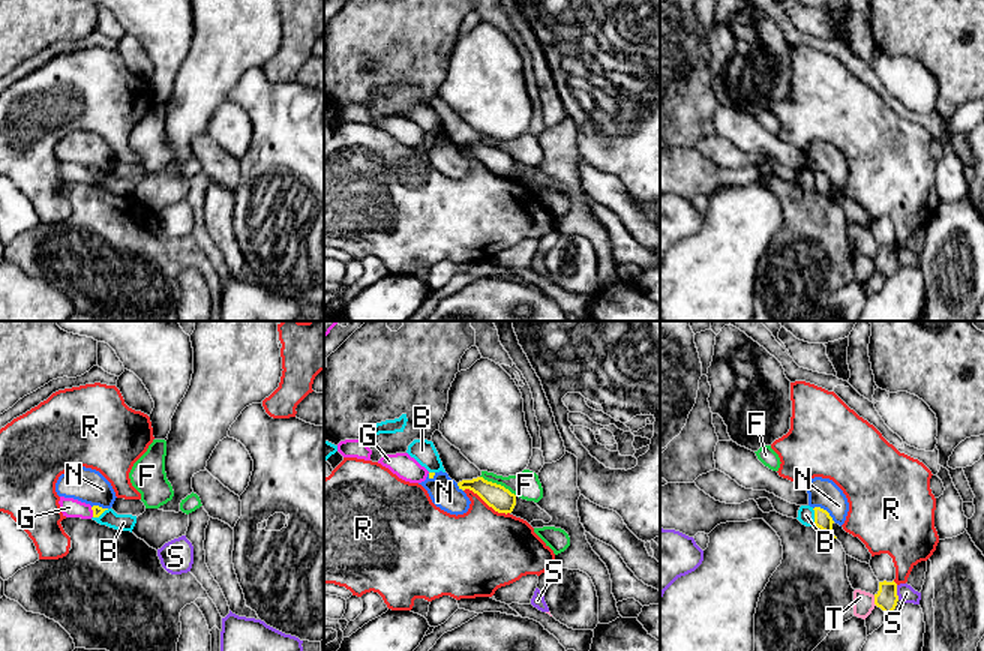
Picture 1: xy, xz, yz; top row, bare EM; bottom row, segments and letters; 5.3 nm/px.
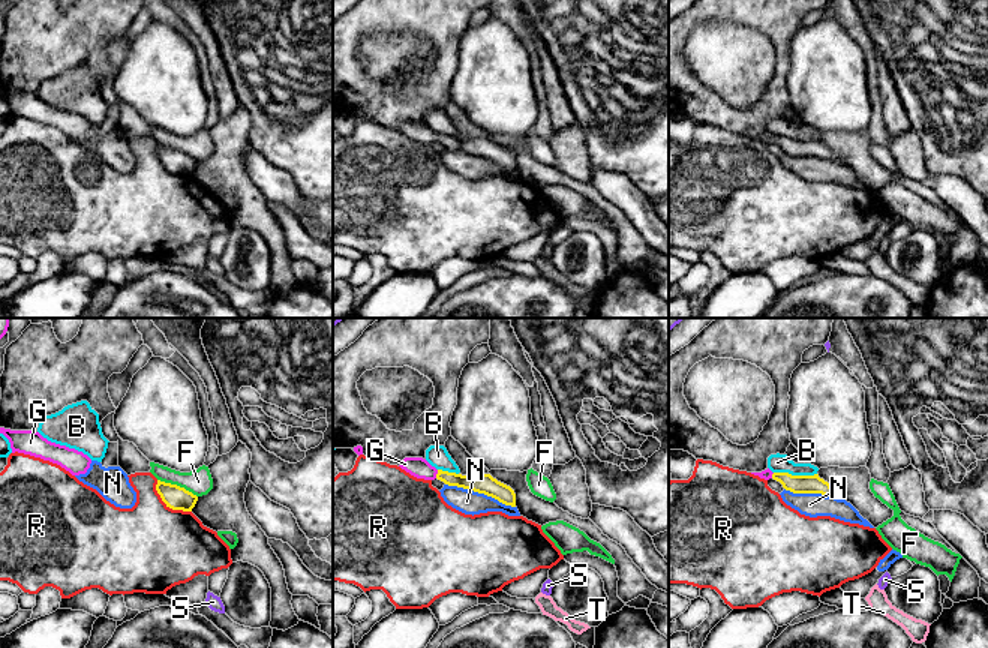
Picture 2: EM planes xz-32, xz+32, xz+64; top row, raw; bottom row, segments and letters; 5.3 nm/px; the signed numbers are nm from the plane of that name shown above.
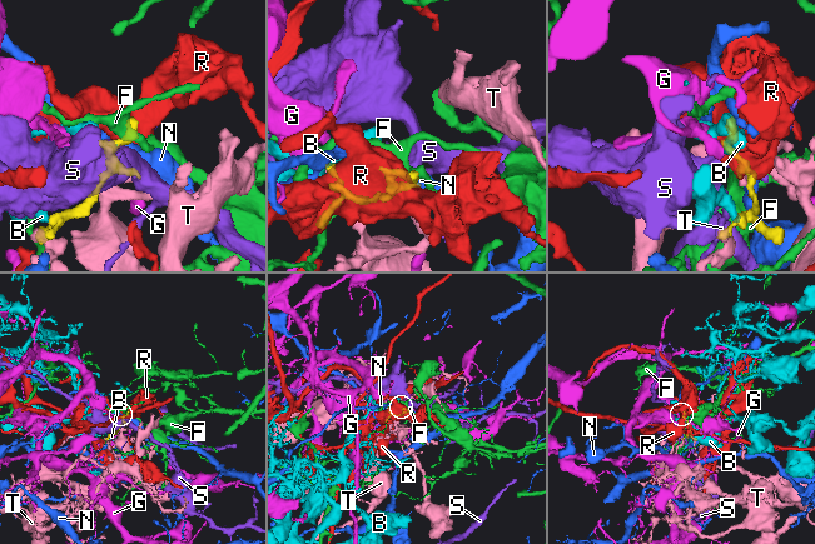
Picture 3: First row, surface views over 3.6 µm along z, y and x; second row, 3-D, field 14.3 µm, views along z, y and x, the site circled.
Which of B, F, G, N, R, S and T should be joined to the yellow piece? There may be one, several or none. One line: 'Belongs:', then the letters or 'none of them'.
Belongs: G

